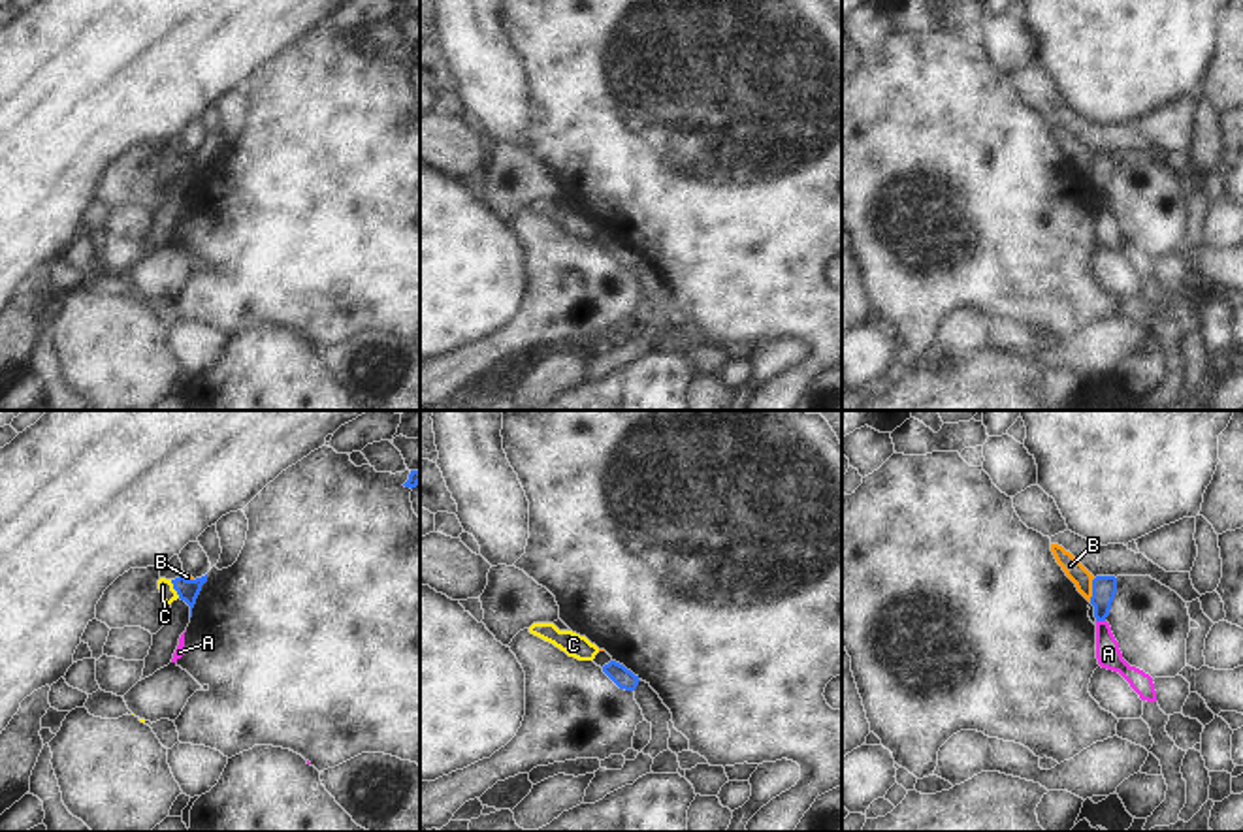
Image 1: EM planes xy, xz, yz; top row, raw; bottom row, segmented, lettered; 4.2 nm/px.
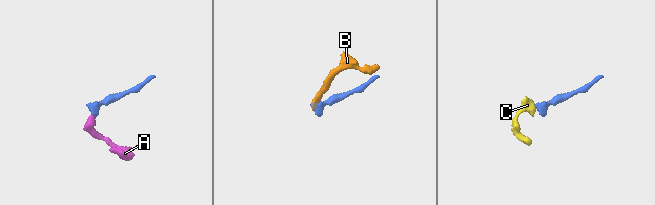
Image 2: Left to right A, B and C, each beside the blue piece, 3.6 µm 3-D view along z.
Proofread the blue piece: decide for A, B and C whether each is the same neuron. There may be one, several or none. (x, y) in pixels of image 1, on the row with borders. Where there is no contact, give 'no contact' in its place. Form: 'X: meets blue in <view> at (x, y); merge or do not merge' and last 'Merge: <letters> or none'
A: meets blue in yz at (1100, 620); do not merge
B: meets blue in yz at (1093, 590); do not merge
C: meets blue in xy at (174, 588); merge
Merge: C

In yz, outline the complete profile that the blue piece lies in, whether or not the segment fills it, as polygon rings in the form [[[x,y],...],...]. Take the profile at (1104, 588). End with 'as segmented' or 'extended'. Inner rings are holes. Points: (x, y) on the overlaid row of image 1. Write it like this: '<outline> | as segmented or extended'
[[[1096,576],[1092,580],[1090,604],[1094,606],[1096,621],[1106,621],[1106,617],[1109,616],[1115,593],[1117,593],[1117,578],[1115,576]]] | as segmented

